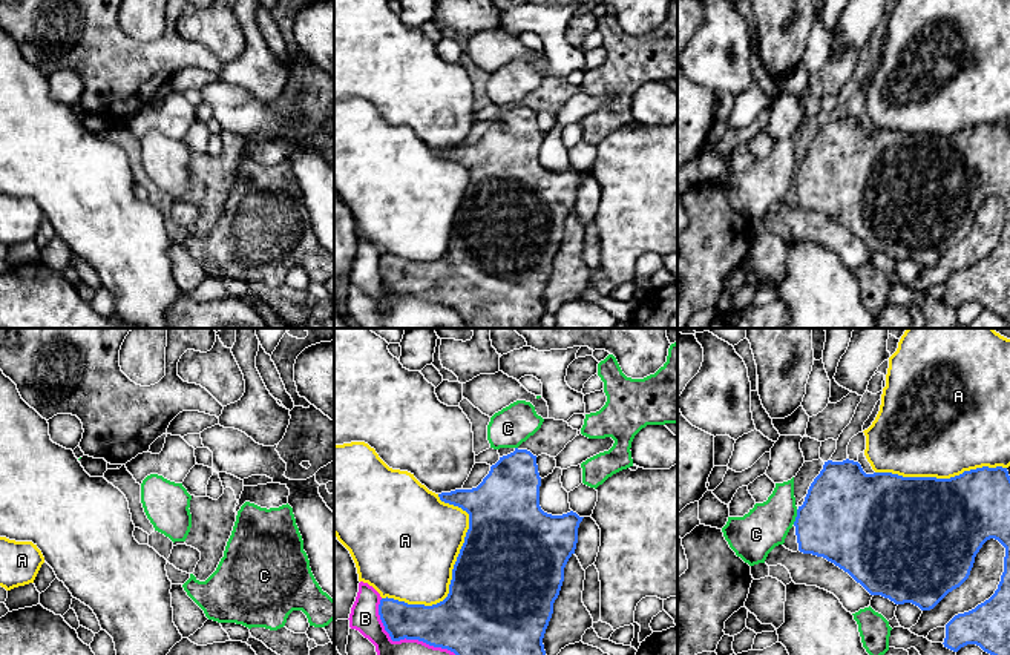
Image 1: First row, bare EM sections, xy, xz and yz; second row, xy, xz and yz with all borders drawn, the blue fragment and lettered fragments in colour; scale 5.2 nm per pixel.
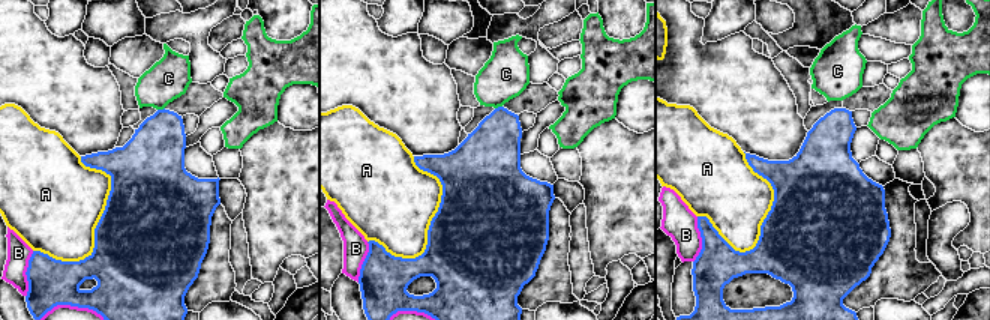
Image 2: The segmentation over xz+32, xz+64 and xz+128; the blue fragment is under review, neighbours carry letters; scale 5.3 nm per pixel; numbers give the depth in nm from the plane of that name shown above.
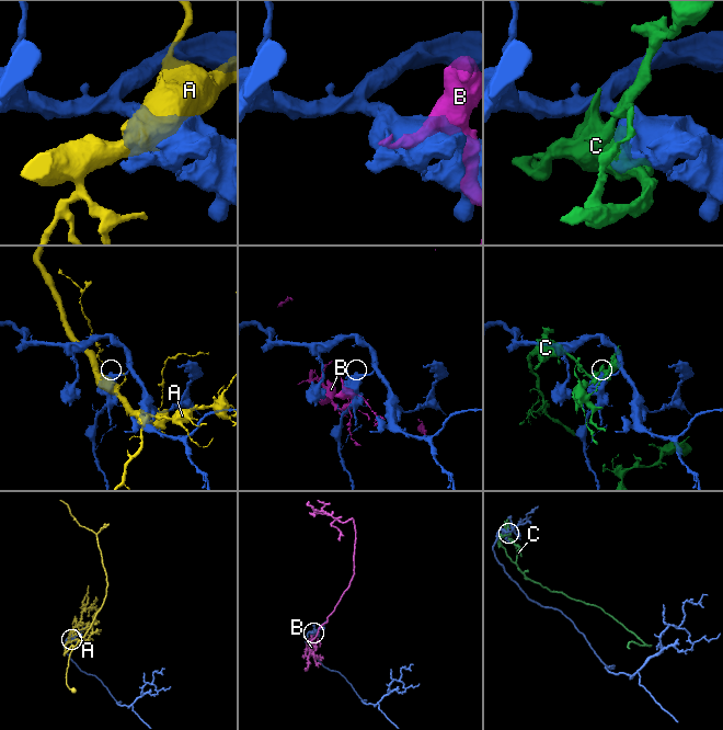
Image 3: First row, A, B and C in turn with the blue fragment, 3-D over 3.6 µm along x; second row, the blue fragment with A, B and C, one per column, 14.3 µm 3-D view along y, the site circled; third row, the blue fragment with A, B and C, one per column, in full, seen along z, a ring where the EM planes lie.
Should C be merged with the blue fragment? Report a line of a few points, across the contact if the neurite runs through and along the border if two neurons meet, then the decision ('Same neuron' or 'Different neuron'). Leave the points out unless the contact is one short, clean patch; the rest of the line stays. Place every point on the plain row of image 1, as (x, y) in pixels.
Line: yz (797, 166), (793, 180). Different neuron

